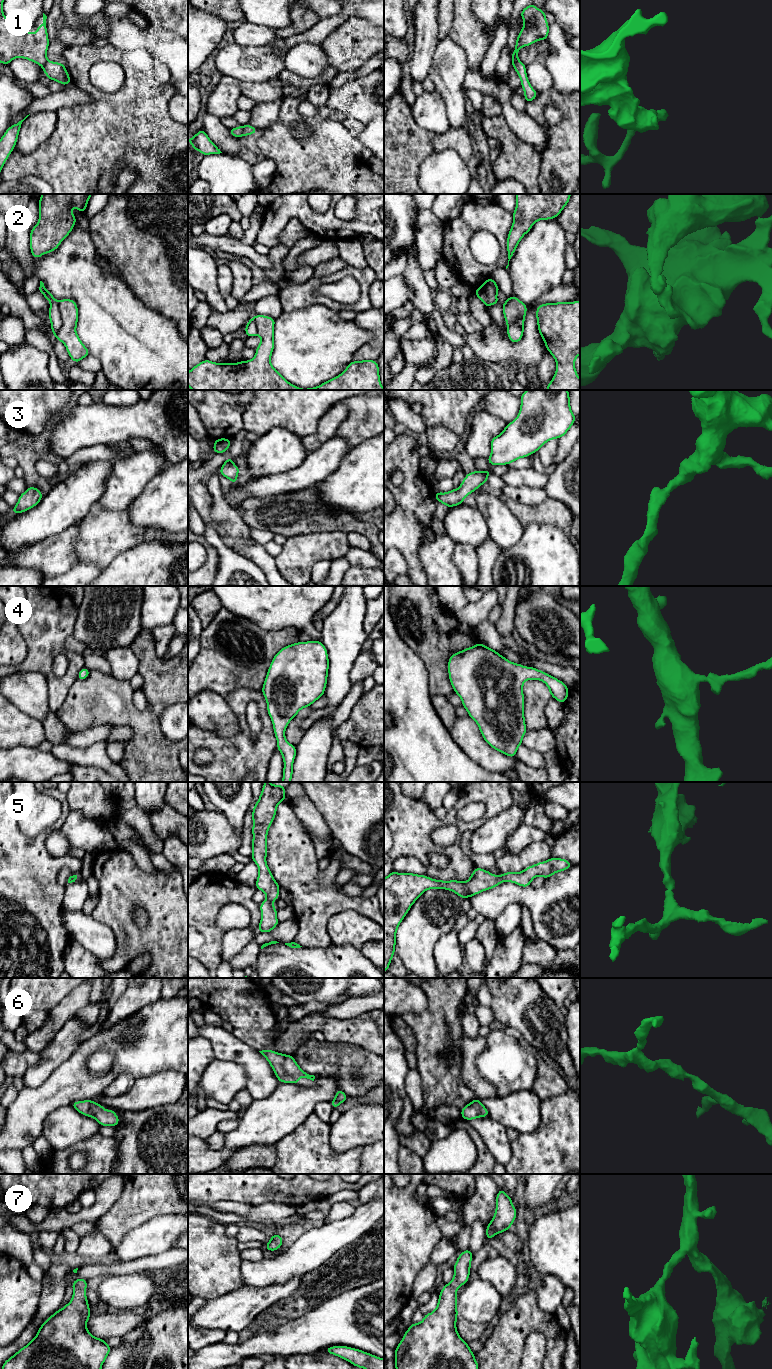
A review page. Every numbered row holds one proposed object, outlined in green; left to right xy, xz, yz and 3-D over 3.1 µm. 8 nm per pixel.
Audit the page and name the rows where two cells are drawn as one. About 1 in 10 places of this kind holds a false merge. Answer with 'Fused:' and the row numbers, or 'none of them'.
Fused: 1, 2

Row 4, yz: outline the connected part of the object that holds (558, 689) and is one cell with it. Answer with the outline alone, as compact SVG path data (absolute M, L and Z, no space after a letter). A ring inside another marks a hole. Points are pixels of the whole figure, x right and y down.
M478 642L473 647L454 653L448 660L449 680L454 692L461 698L462 706L474 720L486 743L509 757L516 757L527 732L524 717L523 684L527 680L544 682L551 697L564 704L569 689L559 679L535 667L526 667L509 661L497 651Z

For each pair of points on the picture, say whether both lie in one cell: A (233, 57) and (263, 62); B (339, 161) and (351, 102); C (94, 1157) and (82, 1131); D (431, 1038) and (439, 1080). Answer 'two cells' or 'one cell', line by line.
A: one cell
B: two cells
C: two cells
D: one cell

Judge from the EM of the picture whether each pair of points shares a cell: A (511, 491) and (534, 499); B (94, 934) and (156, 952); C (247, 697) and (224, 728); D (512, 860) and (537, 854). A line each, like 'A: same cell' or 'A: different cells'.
A: same cell
B: different cells
C: different cells
D: same cell

